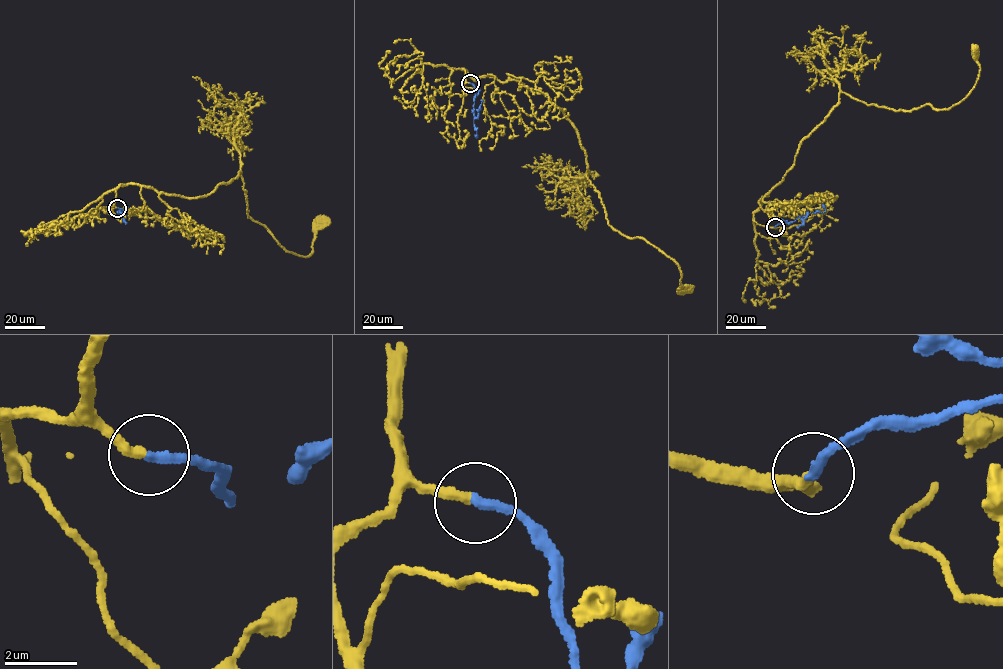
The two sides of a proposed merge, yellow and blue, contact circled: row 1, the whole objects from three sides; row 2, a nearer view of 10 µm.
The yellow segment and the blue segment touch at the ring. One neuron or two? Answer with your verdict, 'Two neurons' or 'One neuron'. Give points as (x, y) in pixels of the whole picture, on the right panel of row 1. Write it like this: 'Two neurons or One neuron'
One neuron

